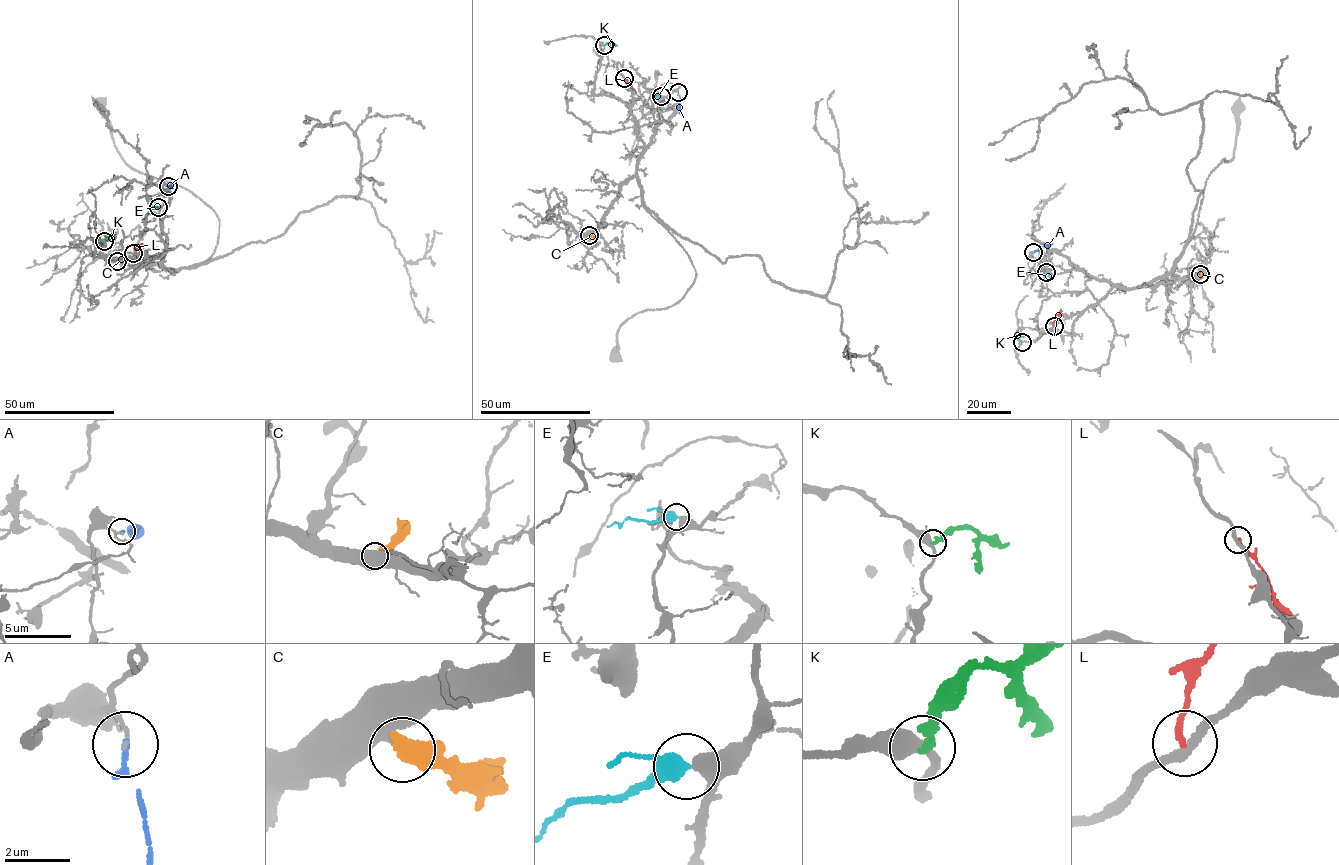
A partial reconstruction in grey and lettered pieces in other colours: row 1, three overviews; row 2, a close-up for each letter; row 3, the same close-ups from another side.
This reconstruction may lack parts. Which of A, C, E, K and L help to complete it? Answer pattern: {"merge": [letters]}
{"merge": ["E"]}

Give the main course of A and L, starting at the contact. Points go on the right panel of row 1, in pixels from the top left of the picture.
A: (1033, 252), (1052, 243)
L: (1054, 326), (1061, 309)

